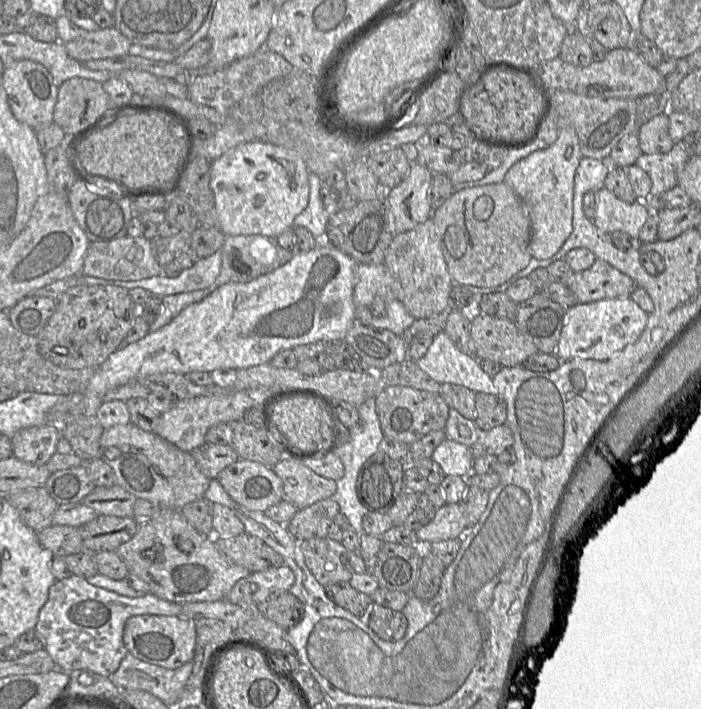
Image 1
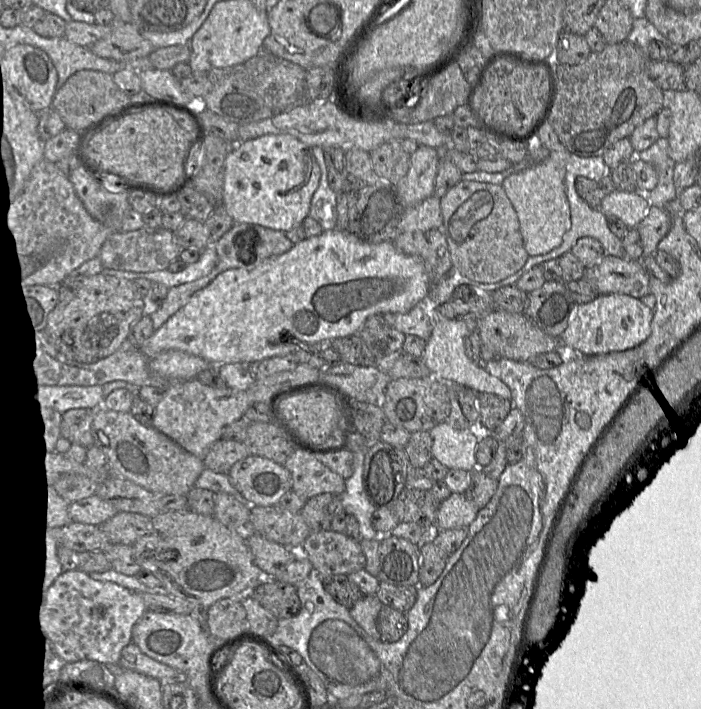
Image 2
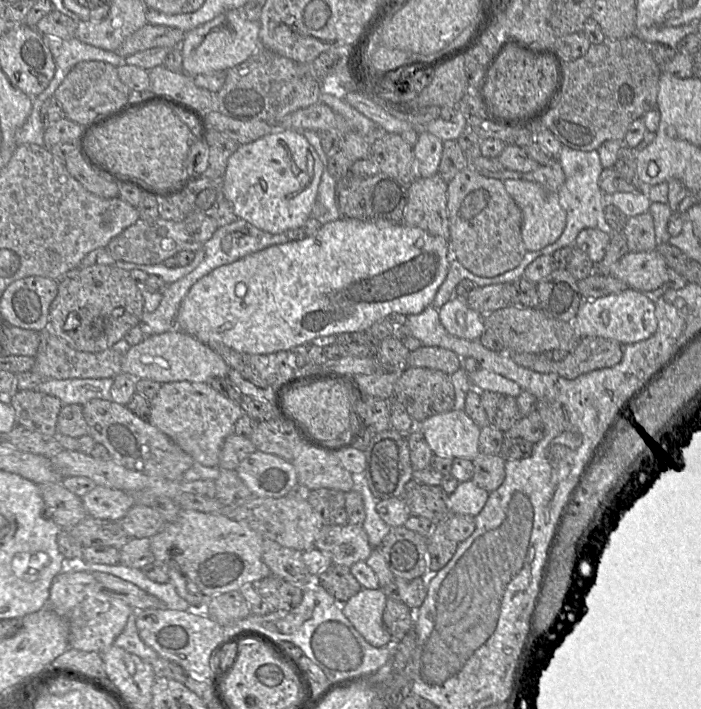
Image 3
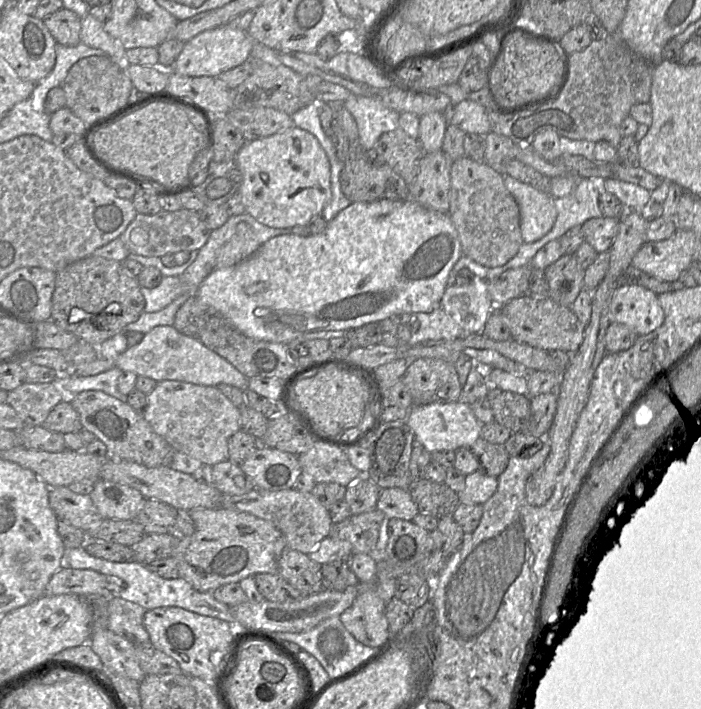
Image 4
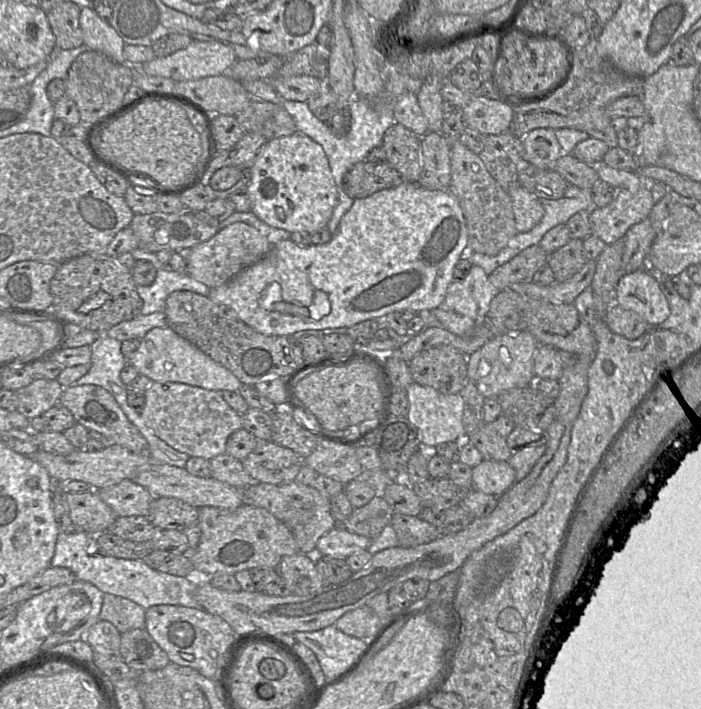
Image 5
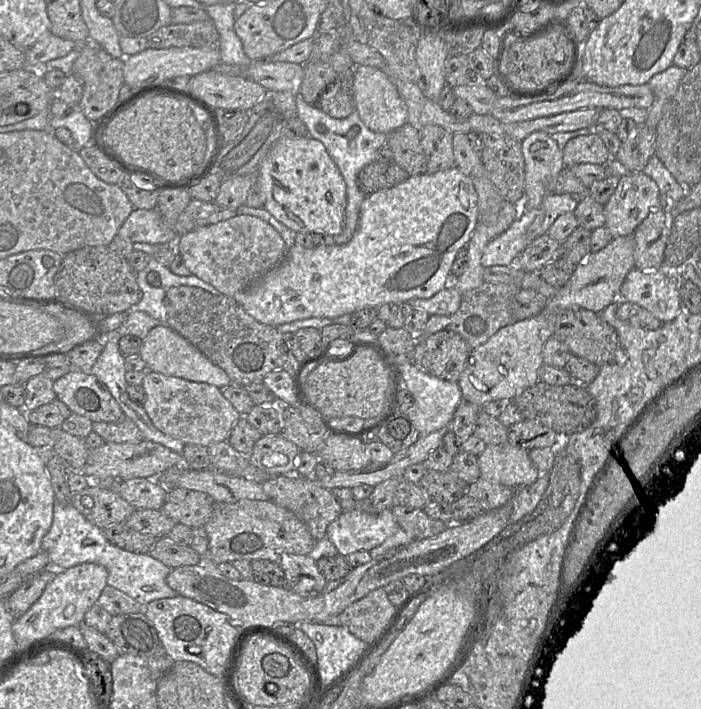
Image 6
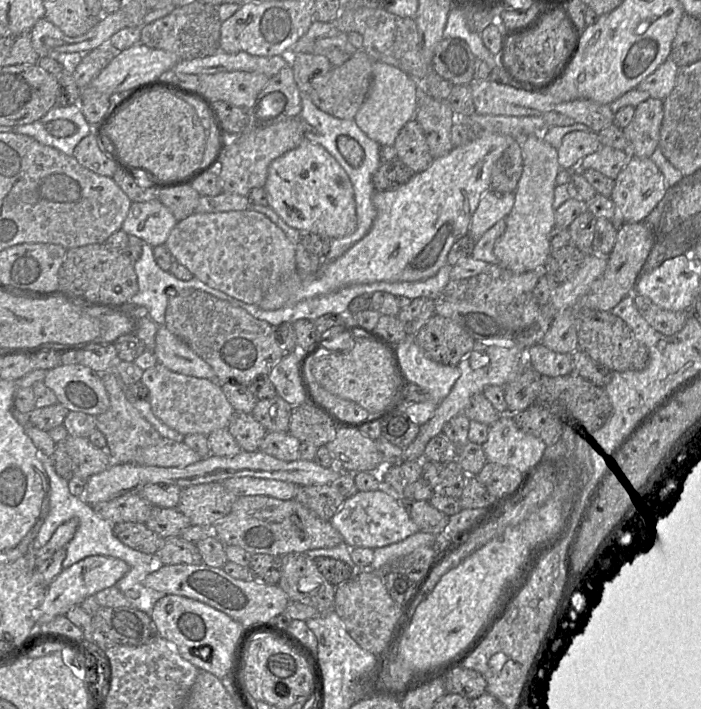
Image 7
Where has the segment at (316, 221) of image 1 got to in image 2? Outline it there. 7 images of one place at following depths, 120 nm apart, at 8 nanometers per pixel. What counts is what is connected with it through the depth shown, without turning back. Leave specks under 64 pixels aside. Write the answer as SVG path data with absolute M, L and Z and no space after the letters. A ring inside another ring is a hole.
M312 146L311 152L320 169L319 185L313 194L309 217L319 223L324 230L337 228L336 192L329 186L328 169L324 161L323 148Z

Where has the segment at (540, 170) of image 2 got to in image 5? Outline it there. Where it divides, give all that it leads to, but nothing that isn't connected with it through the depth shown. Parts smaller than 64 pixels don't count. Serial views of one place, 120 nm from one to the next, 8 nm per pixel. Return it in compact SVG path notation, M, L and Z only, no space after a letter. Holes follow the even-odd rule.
M522 186L510 189L507 193L512 201L517 232L530 231L541 221L544 215L544 208L539 198Z

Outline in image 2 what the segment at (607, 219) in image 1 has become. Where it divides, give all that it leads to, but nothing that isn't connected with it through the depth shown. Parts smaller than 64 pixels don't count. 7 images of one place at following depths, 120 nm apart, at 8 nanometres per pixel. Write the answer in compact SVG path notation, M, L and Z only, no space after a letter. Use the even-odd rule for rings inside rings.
M615 190L602 199L599 208L606 217L616 217L631 229L636 228L650 206L646 194L640 191Z

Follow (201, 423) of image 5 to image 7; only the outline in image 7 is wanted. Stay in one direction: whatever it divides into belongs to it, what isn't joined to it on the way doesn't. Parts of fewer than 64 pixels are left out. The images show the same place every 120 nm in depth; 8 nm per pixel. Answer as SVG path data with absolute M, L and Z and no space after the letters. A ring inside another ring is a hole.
M157 363L143 371L141 381L149 390L149 403L153 414L166 426L184 436L208 436L213 431L226 428L235 411L216 380L179 374Z

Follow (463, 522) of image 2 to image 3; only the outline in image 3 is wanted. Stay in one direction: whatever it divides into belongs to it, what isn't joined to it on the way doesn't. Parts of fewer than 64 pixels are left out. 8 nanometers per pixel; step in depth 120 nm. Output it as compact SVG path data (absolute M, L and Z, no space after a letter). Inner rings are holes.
M473 480L461 482L456 490L447 496L449 514L475 517L483 509L489 494Z

